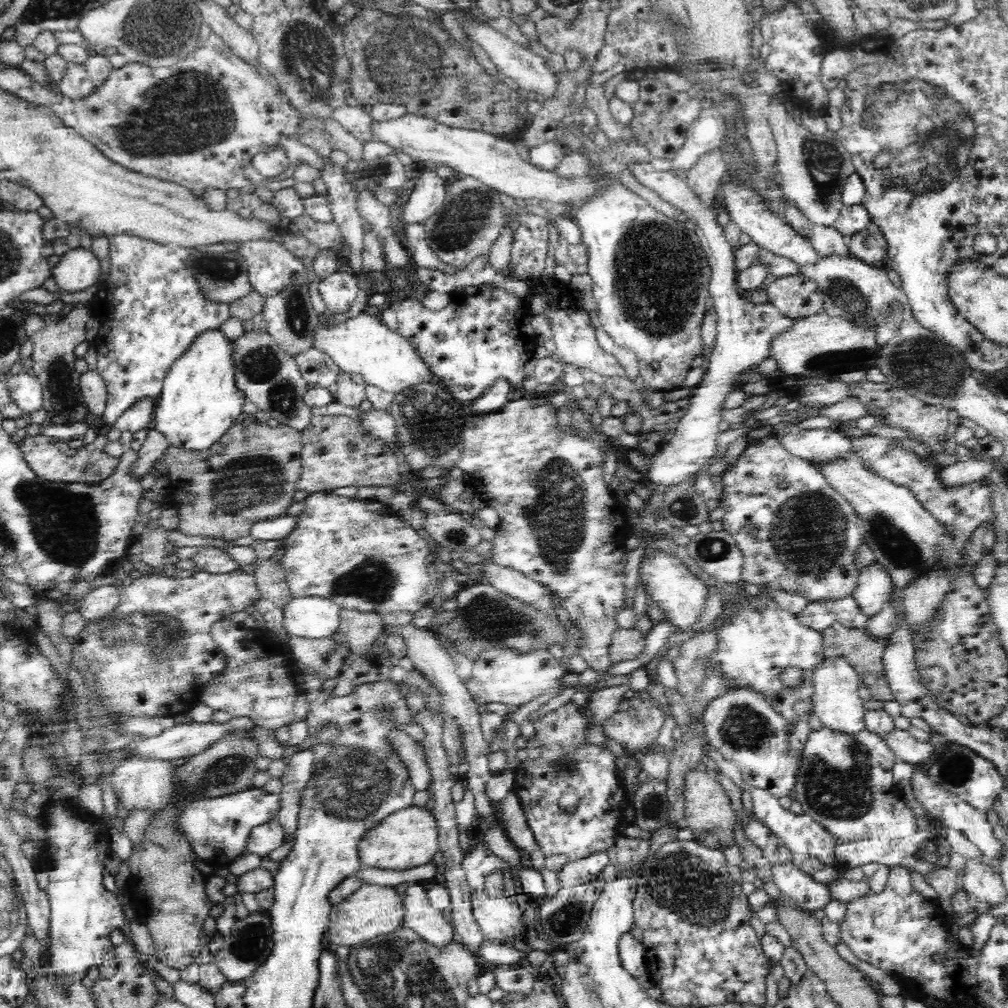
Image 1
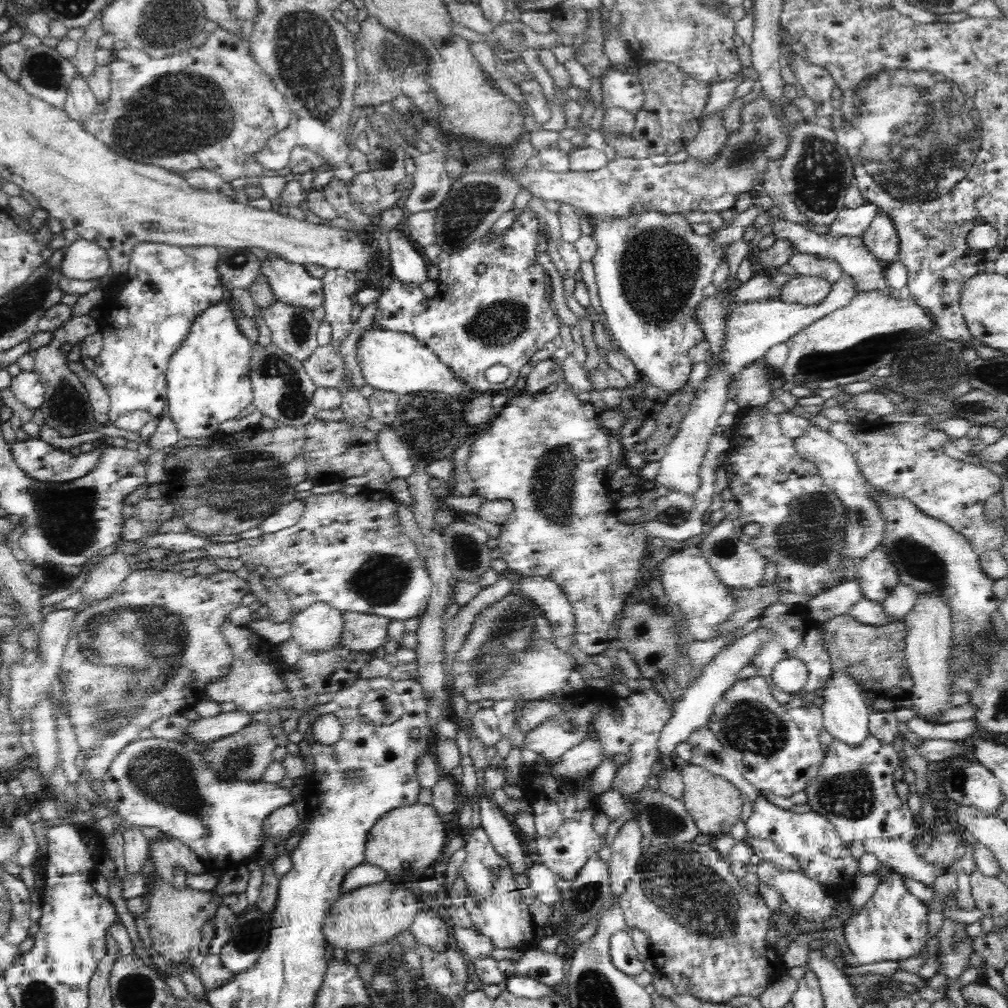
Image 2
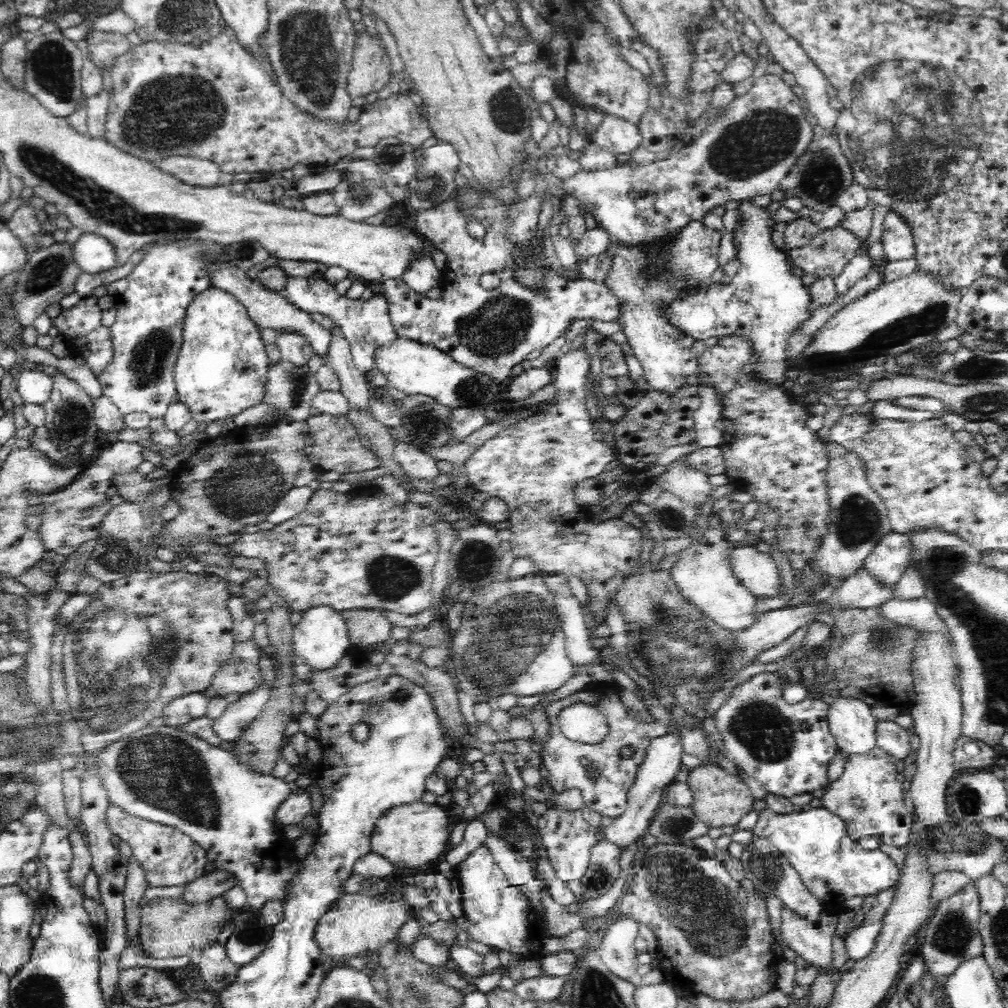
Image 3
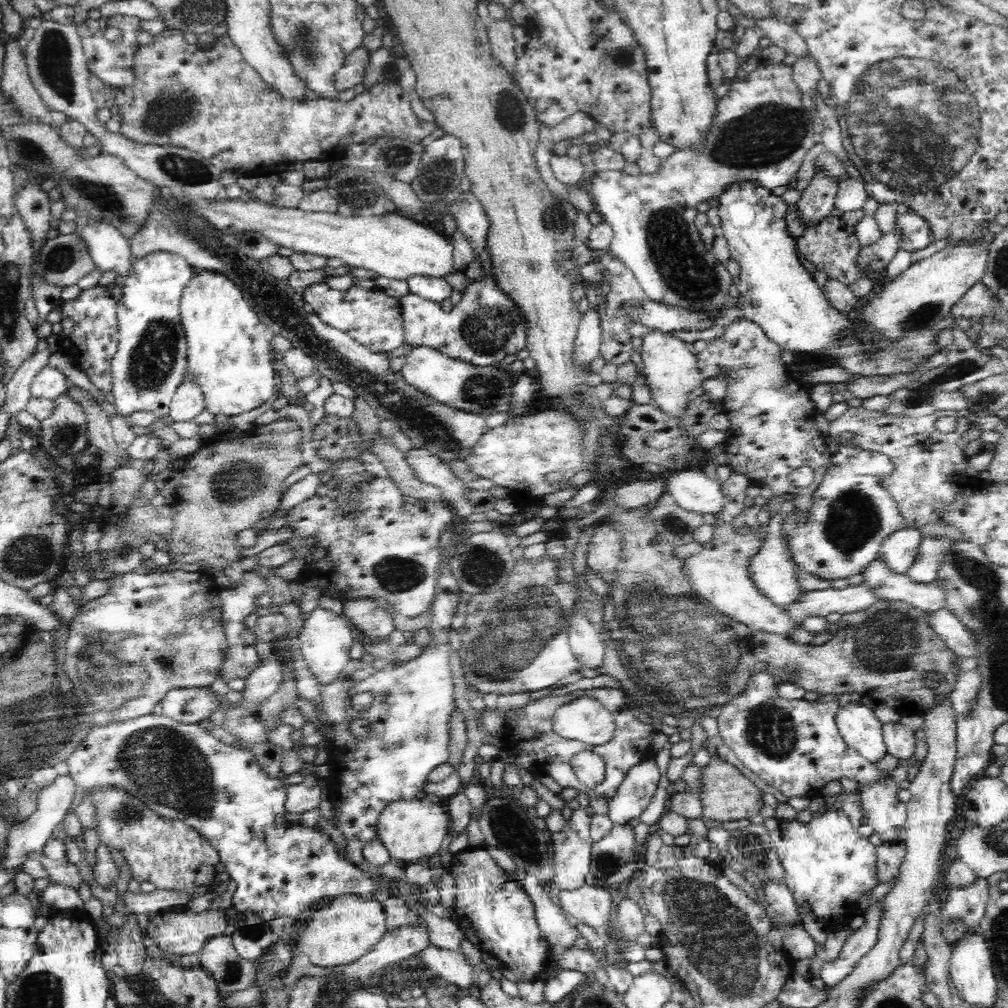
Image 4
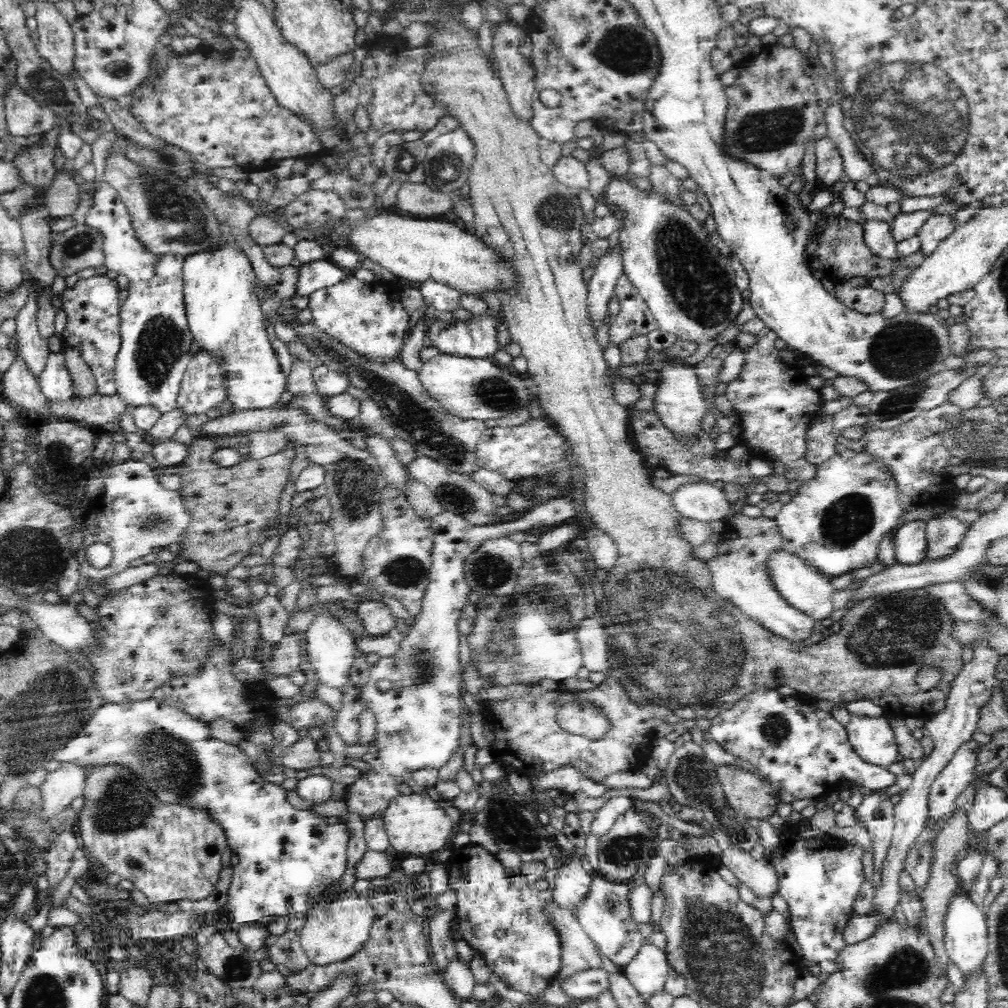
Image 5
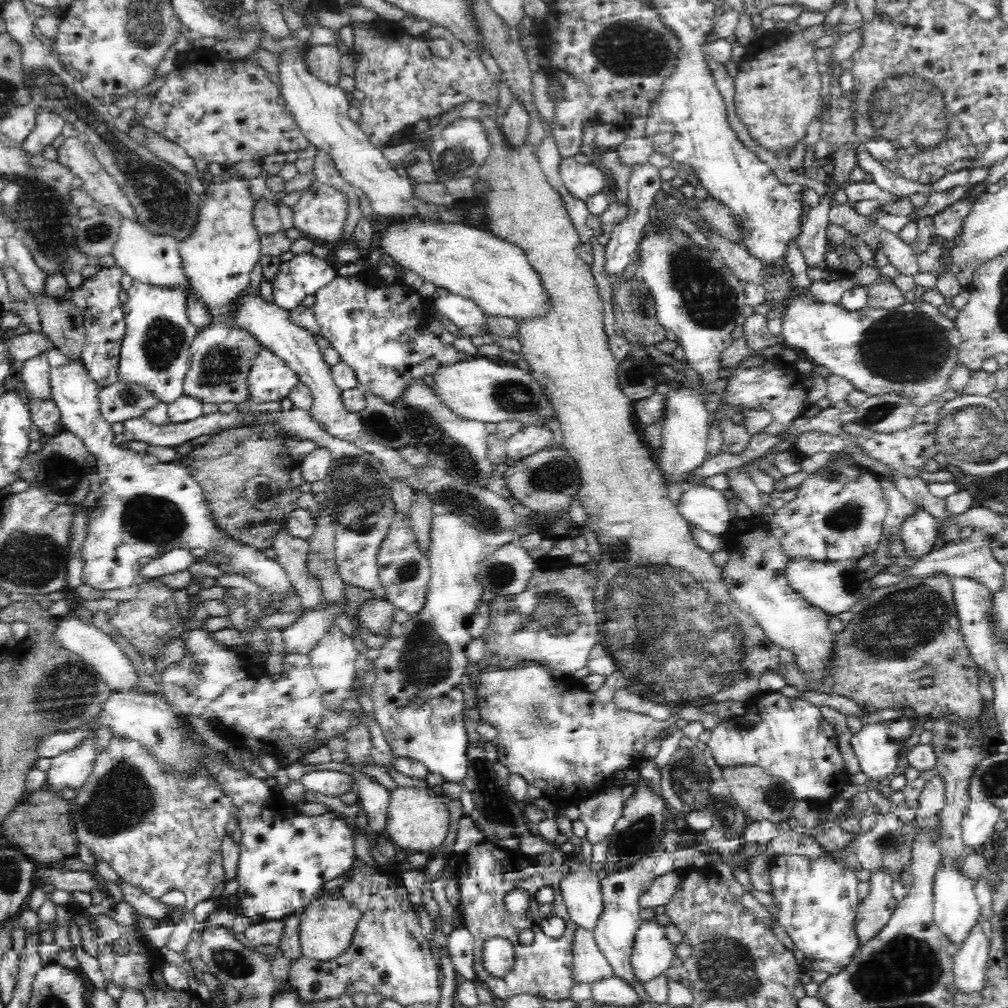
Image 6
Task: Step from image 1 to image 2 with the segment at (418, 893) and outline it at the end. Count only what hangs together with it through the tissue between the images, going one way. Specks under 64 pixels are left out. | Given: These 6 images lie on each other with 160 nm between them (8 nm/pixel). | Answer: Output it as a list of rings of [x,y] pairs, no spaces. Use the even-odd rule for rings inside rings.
[[[426,905],[420,906],[409,931],[419,945],[430,946],[434,952],[442,952],[448,948],[446,938],[451,935],[448,934],[448,926],[444,926],[444,922]]]

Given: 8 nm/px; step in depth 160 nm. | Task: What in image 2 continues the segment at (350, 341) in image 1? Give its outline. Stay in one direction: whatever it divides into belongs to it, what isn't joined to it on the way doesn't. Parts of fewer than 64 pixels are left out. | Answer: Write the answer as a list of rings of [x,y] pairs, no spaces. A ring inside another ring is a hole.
[[[380,328],[376,332],[364,332],[358,344],[358,360],[366,384],[374,386],[376,391],[392,392],[400,396],[416,392],[442,392],[458,400],[468,400],[477,395],[475,392],[468,392],[430,348],[426,348],[412,335],[402,332]]]

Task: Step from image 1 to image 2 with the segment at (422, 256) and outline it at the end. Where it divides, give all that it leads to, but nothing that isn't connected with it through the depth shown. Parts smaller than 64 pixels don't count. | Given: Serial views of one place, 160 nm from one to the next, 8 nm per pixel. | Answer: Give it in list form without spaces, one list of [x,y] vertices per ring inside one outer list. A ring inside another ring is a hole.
[[[526,207],[506,231],[496,234],[490,228],[482,238],[468,245],[468,248],[452,254],[442,250],[437,242],[434,231],[436,209],[407,215],[405,223],[410,230],[412,243],[425,256],[430,266],[436,264],[442,272],[438,281],[439,290],[433,299],[427,299],[418,284],[400,283],[394,280],[388,291],[381,291],[374,317],[375,324],[378,324],[380,329],[412,335],[426,348],[430,348],[468,392],[486,394],[514,387],[520,377],[520,367],[528,364],[532,354],[542,350],[546,342],[560,335],[560,326],[563,323],[557,312],[551,308],[551,296],[548,295],[548,288],[551,288],[550,276],[538,264],[539,256],[536,254],[536,248],[541,234],[536,214],[534,210]],[[494,364],[503,364],[509,368],[510,376],[502,384],[491,384],[486,380],[484,372]]]

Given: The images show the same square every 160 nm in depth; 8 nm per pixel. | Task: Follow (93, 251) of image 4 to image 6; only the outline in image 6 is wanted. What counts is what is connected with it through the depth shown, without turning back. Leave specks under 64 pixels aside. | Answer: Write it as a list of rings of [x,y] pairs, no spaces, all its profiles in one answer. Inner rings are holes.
[[[104,205],[101,212],[110,215],[111,218],[115,218],[119,222],[118,241],[115,242],[111,250],[111,254],[116,259],[116,267],[122,269],[122,272],[138,283],[185,288],[186,294],[189,296],[190,323],[199,330],[204,326],[209,326],[210,319],[208,319],[204,305],[200,305],[196,301],[190,285],[188,285],[186,272],[183,271],[183,261],[179,254],[179,242],[176,241],[176,238],[168,234],[152,234],[152,231],[144,228],[138,220],[130,220],[124,213],[118,212],[114,205]]]

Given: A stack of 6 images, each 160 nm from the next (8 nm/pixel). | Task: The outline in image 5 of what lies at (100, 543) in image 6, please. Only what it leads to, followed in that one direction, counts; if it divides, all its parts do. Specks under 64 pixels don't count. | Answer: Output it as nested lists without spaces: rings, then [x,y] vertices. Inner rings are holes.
[[[62,352],[49,354],[38,383],[48,402],[76,399],[75,385]],[[150,459],[135,461],[125,460],[123,463],[112,463],[103,460],[99,463],[104,490],[100,498],[93,502],[99,512],[88,516],[84,538],[76,550],[76,562],[84,578],[92,580],[98,589],[100,584],[112,576],[126,570],[132,560],[143,558],[150,552],[165,548],[168,544],[179,543],[179,538],[191,524],[191,516],[183,506],[182,493],[179,490],[167,490],[154,474],[154,464]],[[95,542],[106,542],[112,547],[114,556],[106,568],[96,568],[86,560],[86,548]]]

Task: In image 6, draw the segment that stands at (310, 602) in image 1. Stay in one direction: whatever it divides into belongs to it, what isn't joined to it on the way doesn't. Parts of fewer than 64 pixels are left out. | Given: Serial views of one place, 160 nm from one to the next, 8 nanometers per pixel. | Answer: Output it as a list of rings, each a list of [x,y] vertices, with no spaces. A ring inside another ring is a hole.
[[[334,625],[319,638],[308,656],[311,666],[314,667],[316,678],[322,687],[322,692],[324,692],[326,707],[339,709],[341,701],[351,693],[351,687],[355,682],[355,673],[362,665],[362,657],[354,647],[352,638]]]

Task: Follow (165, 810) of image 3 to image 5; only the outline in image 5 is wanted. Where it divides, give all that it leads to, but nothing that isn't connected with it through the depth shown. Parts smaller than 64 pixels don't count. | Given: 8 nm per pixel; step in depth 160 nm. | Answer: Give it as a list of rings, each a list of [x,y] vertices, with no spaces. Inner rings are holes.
[[[152,697],[138,702],[108,703],[104,707],[99,706],[78,736],[74,736],[61,751],[54,752],[53,760],[59,763],[71,764],[74,767],[80,766],[87,771],[91,771],[93,768],[104,767],[123,768],[124,771],[132,772],[139,776],[142,782],[147,784],[147,788],[154,792],[156,799],[163,804],[177,804],[186,808],[196,809],[196,811],[207,812],[210,818],[214,819],[214,822],[218,823],[224,833],[226,833],[226,844],[231,848],[232,854],[236,853],[240,859],[240,863],[233,866],[233,880],[229,888],[229,897],[226,904],[231,912],[232,922],[238,926],[256,923],[268,925],[276,916],[288,916],[287,929],[291,931],[302,929],[305,925],[307,914],[313,908],[312,902],[316,902],[326,889],[337,883],[347,869],[348,856],[346,855],[346,849],[348,840],[350,840],[350,831],[346,827],[345,818],[336,816],[322,817],[312,810],[295,810],[286,800],[286,790],[282,786],[271,785],[264,781],[264,778],[254,767],[253,762],[250,761],[250,758],[246,757],[246,754],[242,752],[238,745],[215,740],[210,735],[208,724],[194,720],[192,716],[186,716],[185,712],[170,706],[164,700],[158,701],[155,697]]]

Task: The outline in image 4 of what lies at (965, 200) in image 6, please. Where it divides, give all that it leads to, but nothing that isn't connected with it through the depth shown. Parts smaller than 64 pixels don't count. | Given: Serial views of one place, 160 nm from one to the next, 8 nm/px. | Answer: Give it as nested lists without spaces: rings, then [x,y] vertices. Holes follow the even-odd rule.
[[[903,210],[896,216],[894,227],[900,231],[900,250],[913,253],[926,248],[932,240],[929,226],[918,213]]]

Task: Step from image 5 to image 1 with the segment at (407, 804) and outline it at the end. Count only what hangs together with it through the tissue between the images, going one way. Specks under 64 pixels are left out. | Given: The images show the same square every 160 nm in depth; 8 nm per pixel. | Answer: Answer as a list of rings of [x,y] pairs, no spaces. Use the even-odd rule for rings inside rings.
[[[410,806],[381,820],[359,842],[358,852],[362,868],[408,870],[432,862],[439,850],[437,820],[425,808]]]

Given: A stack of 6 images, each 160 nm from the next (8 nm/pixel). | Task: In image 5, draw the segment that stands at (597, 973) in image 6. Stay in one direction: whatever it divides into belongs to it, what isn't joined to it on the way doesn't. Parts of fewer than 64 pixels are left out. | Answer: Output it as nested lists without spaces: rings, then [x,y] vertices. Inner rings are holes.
[[[550,900],[544,906],[544,913],[556,927],[562,945],[562,968],[558,972],[558,978],[602,967],[602,958],[598,955],[596,945],[570,910],[561,908],[557,902]]]

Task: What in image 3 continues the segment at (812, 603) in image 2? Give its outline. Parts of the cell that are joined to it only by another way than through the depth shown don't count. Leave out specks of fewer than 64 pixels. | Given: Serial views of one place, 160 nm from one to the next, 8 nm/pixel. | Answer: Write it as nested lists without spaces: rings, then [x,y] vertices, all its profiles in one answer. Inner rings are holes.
[[[859,568],[850,578],[842,579],[842,585],[826,601],[834,608],[867,609],[894,599],[894,586],[879,586],[866,570]]]

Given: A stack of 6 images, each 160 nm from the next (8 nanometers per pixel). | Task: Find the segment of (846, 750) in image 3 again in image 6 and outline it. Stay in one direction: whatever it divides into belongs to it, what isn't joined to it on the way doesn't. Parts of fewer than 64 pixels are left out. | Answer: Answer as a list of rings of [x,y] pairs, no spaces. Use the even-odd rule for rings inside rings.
[[[901,717],[898,720],[878,722],[876,724],[864,724],[858,734],[854,734],[851,739],[852,749],[860,762],[860,770],[868,780],[880,783],[883,778],[893,778],[901,749],[904,742],[913,734],[913,725],[909,717]]]

